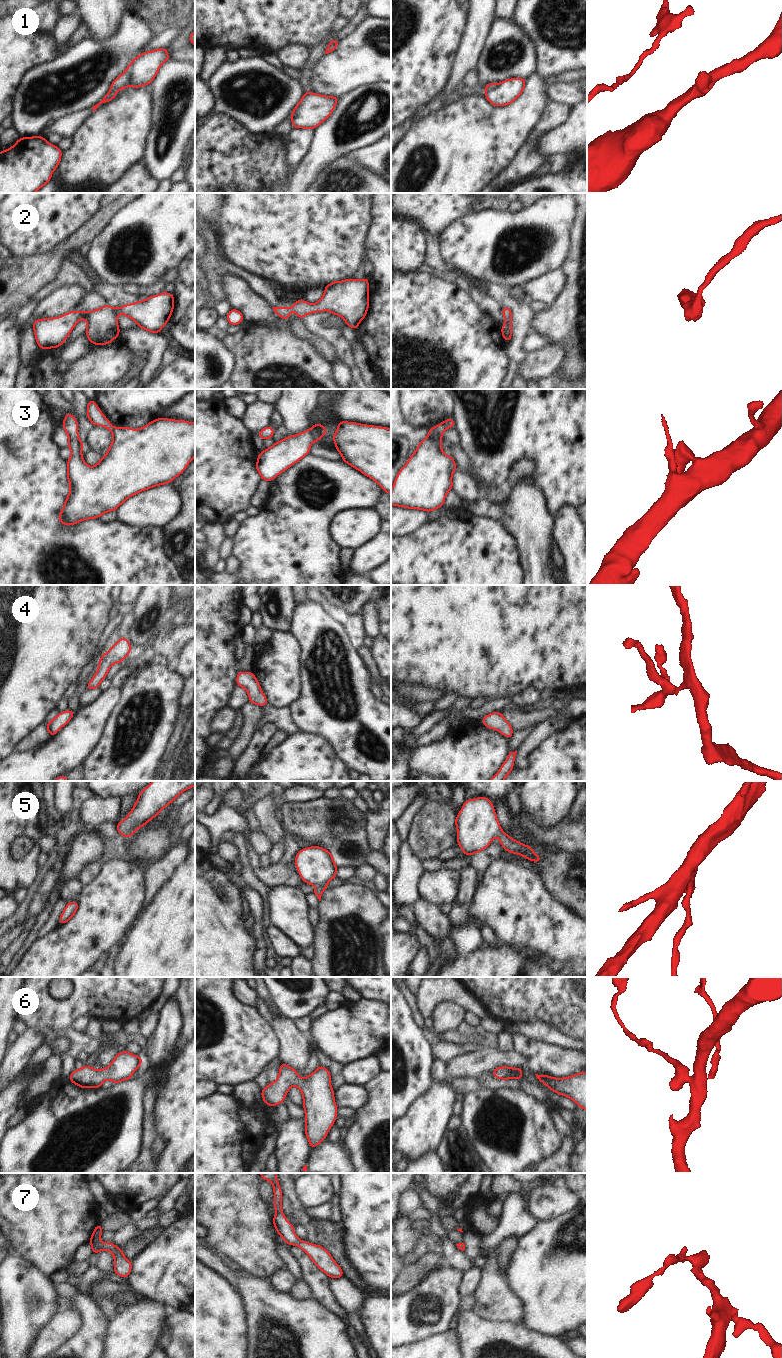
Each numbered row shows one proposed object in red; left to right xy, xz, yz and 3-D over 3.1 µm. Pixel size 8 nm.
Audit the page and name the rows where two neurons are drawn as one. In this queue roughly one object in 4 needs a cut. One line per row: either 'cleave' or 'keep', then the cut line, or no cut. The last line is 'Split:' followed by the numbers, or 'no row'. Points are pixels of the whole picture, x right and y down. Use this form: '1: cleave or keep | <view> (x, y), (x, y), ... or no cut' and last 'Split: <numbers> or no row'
1: cleave | xy (131, 63), (129, 69), (130, 80), (123, 88)
2: keep | no cut
3: cleave | xz (308, 430), (314, 440)
4: keep | no cut
5: keep | no cut
6: keep | no cut
7: keep | no cut
Split: 1, 3

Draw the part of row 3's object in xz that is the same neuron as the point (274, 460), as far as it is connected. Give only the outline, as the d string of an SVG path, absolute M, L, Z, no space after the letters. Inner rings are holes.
M305 430L299 434L287 436L258 453L256 469L262 480L272 481L280 473L307 456L313 442L309 430Z

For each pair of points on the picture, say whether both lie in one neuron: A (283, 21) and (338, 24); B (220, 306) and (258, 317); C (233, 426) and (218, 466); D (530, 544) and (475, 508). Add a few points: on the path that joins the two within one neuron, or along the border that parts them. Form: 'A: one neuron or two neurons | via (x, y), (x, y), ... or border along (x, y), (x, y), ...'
A: two neurons | border along (340, 15), (333, 20), (331, 32)
B: two neurons | border along (226, 301), (232, 308)
C: one neuron | via (227, 436), (218, 445), (218, 456)
D: one neuron | via (519, 530), (501, 512), (489, 509)

